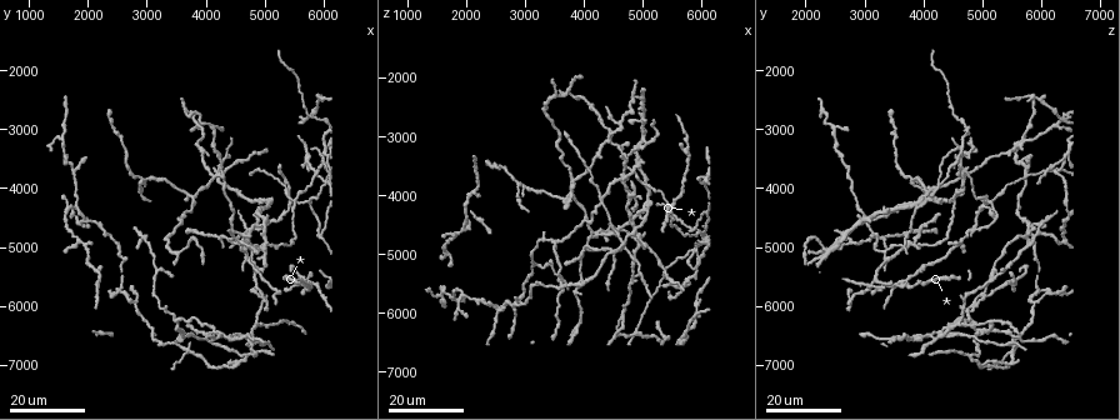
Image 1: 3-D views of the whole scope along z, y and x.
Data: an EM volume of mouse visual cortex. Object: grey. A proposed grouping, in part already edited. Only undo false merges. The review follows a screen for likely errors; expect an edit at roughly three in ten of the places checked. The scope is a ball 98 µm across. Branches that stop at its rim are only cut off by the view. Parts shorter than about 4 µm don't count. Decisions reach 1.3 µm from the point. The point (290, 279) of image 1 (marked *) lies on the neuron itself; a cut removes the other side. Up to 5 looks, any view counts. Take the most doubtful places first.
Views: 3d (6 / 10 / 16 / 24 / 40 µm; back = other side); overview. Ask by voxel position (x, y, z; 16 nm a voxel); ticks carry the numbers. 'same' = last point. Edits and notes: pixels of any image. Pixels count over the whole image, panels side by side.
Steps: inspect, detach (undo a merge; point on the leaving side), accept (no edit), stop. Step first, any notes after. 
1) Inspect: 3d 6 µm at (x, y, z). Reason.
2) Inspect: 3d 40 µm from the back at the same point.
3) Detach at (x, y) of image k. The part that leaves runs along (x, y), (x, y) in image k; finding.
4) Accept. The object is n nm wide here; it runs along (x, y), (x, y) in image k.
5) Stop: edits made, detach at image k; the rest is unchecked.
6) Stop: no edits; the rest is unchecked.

Inspect: 3d 16 µm at (3700, 6700, 5550). Thin arm on a thick one.

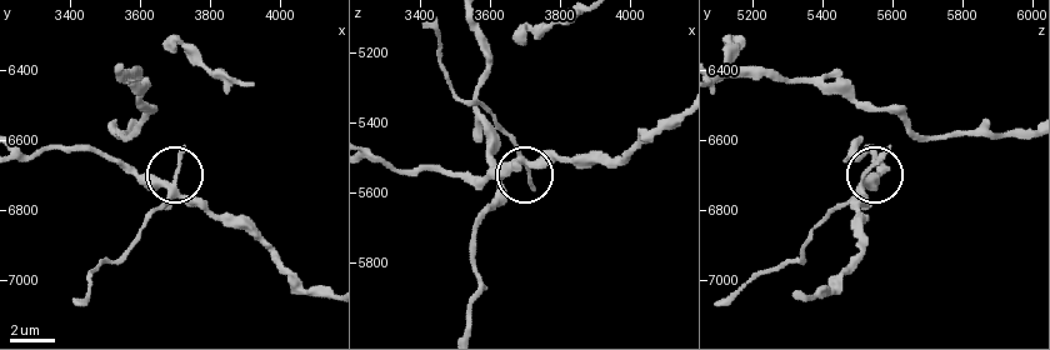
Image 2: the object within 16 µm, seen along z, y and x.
Inspect: 3d 6 µm at (3690, 6750, 5510). Closer look.

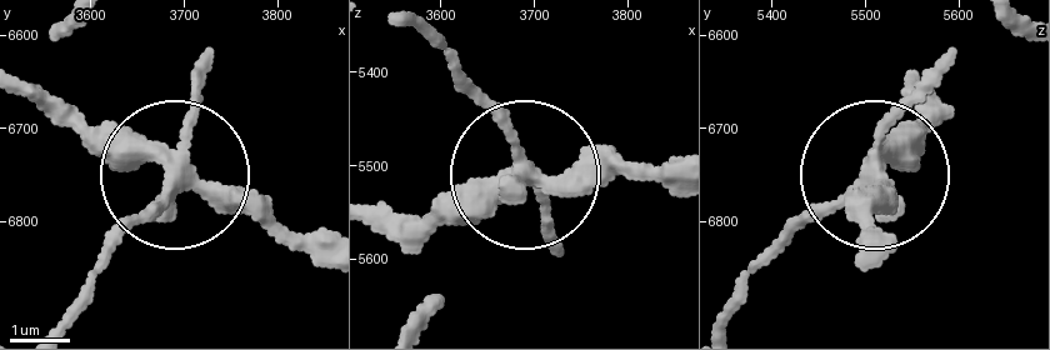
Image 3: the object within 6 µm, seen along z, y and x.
Detach at (143, 219) of image 3. The object is 330 nm wide here; the part that leaves runs along (179, 176), (64, 320) in image 3; two neurons meet here.

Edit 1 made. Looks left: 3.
Inspect: 3d 24 µm at (6000, 3400, 4650). Three arms meet.

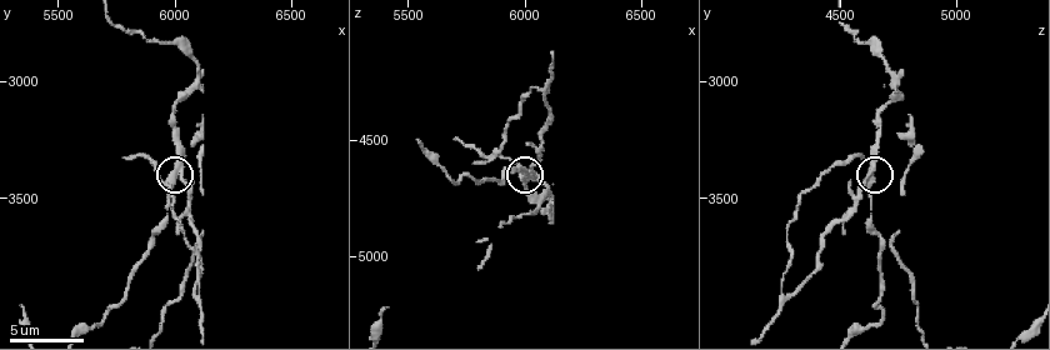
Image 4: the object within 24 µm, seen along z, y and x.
Inspect: 3d 6 µm at (6030, 3410, 4610).

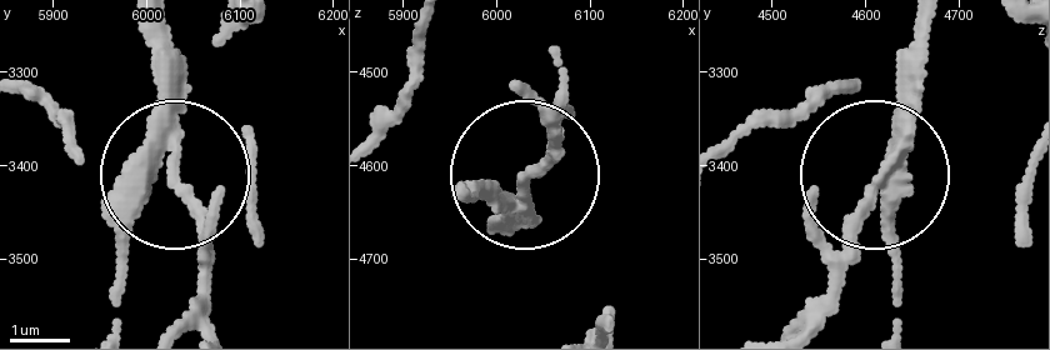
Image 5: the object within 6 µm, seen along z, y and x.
Detach at (199, 208) of image 5. 3 arms meet here; the part that leaves runs along (180, 143), (195, 316) in image 5; a second neuron is stuck on.

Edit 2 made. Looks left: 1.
Stop: edits made, detach at image 3, detach at image 5; the rest is unchecked.

